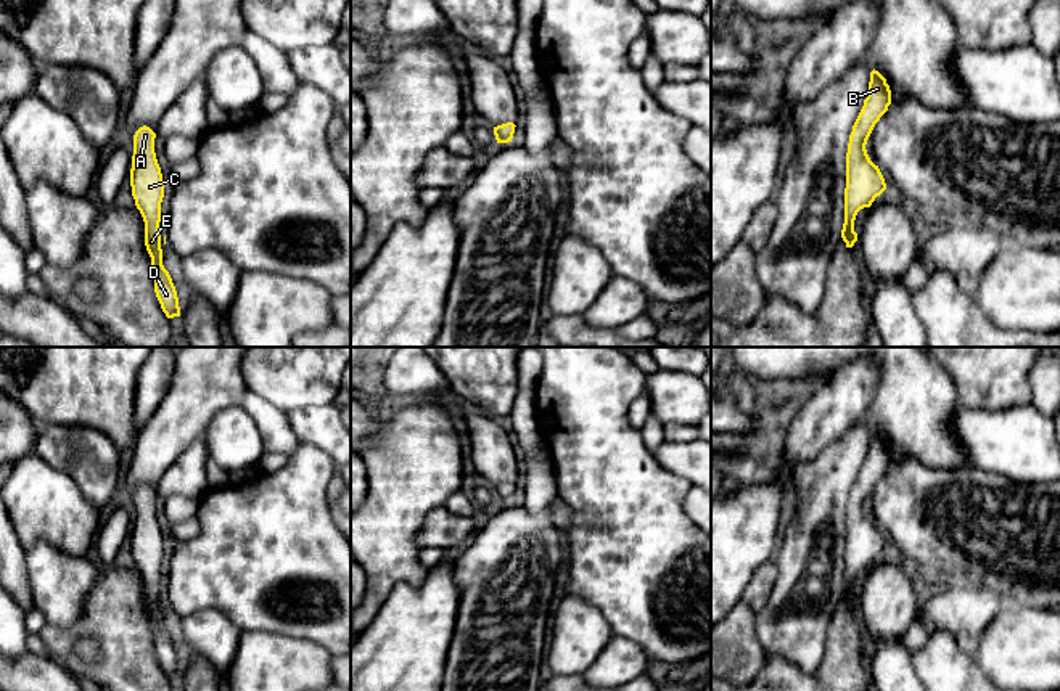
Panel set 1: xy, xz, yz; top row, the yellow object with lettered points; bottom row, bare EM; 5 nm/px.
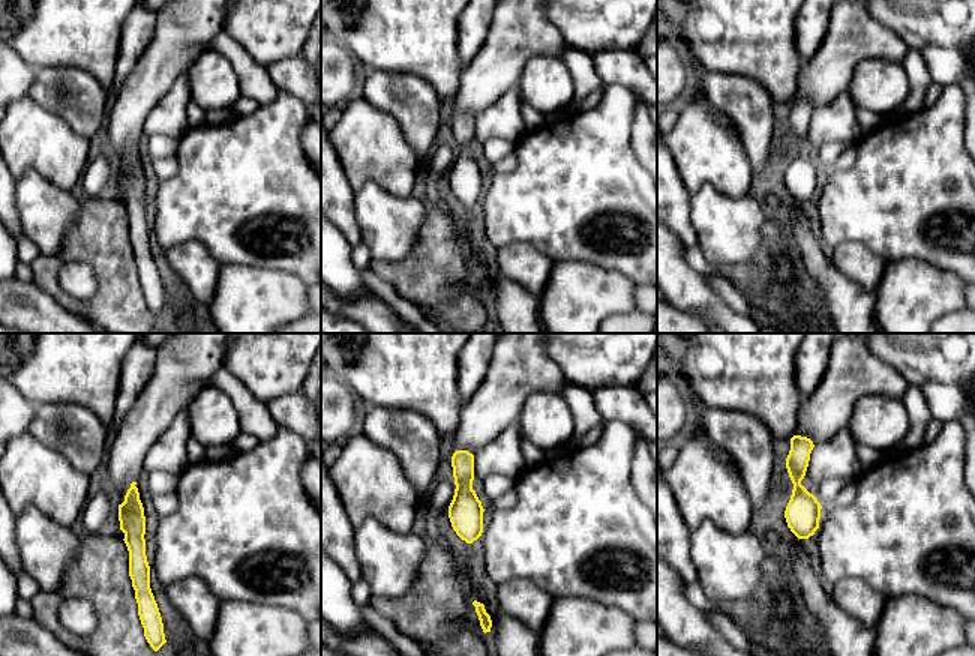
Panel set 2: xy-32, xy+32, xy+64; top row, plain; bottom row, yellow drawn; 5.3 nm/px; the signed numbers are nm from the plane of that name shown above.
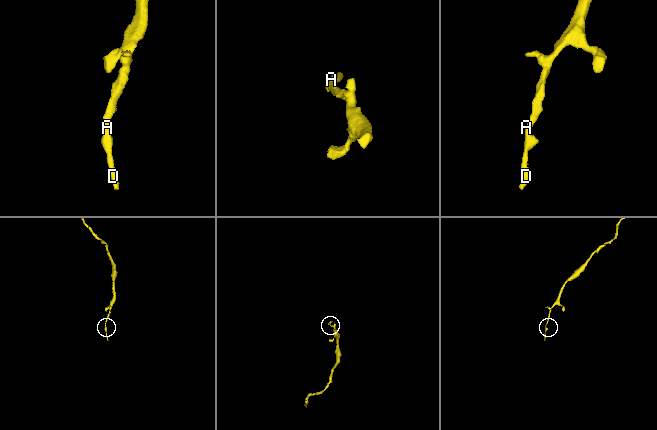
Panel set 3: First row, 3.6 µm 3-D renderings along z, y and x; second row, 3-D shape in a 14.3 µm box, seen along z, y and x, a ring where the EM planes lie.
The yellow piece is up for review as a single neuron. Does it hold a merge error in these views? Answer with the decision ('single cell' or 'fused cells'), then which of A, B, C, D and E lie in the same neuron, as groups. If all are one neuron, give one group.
single cell | A B C D E

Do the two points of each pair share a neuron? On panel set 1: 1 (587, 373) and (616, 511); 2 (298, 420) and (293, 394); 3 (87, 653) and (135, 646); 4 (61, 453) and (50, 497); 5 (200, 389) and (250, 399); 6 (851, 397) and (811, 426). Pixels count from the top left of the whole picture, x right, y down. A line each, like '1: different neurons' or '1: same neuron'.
1: same neuron
2: different neurons
3: different neurons
4: different neurons
5: different neurons
6: same neuron

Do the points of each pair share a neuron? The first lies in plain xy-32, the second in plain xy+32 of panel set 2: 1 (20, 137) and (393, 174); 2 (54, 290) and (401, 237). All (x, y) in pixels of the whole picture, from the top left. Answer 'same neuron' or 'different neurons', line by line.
1: same neuron
2: different neurons

